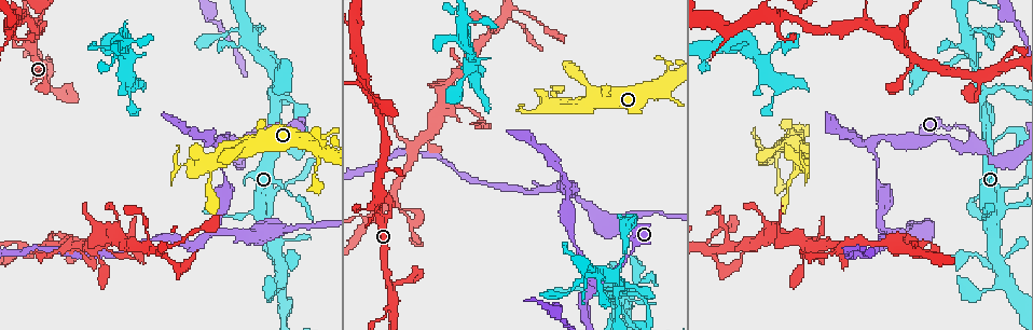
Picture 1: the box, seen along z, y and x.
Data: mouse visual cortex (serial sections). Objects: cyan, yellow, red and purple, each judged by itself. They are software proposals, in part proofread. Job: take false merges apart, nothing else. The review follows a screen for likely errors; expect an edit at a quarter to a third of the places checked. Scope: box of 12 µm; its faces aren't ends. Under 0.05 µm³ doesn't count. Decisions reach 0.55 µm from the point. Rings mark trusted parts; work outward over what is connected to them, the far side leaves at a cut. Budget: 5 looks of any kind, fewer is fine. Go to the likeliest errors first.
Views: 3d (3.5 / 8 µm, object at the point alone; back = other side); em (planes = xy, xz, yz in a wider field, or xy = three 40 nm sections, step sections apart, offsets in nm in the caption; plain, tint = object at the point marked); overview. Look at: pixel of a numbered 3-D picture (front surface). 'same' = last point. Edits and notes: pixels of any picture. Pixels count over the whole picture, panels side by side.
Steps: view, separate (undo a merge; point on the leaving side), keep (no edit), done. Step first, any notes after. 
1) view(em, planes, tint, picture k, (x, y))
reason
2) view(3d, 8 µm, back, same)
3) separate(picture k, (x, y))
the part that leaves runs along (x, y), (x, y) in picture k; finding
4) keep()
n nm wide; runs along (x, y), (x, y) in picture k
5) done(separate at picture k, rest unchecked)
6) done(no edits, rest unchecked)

view(3d, 8 µm, picture 1, (625, 287))
four or more arms meet

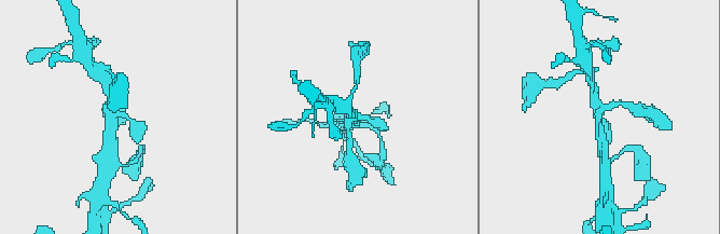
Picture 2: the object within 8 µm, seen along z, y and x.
view(3d, 3.5 µm, picture 2, (598, 119))
closer look

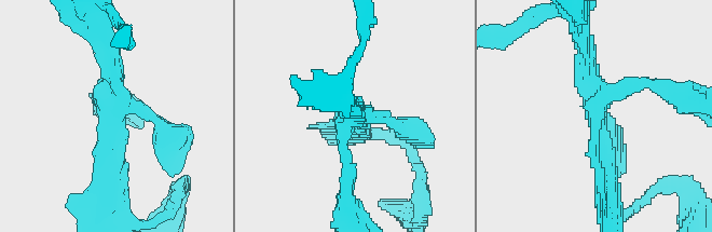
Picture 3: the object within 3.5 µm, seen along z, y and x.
view(em, planes, tint, picture 3, (594, 117))
4 arms; arms of 200, 250, 250, 300 nm

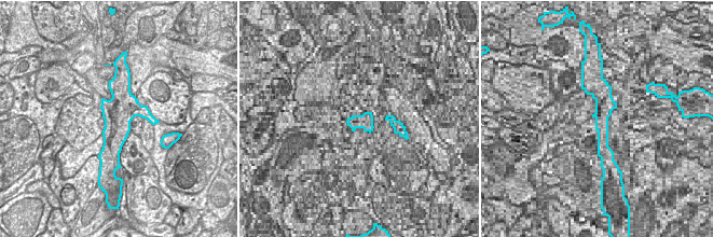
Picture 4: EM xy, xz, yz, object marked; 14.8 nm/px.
keep()
runs along (606, 185), (584, 45) in picture 3; continuous, no second cell

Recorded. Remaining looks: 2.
view(3d, 3.5 µm, picture 1, (907, 48))

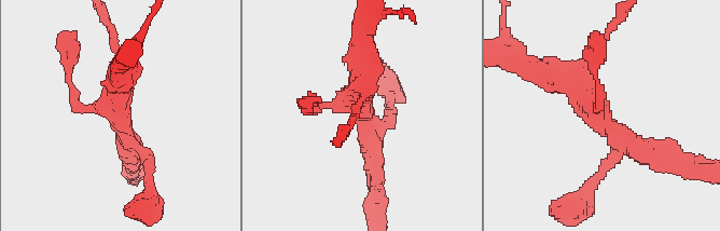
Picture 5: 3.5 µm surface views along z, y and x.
view(em, planes, tint, picture 5, (592, 111))
need the tissue

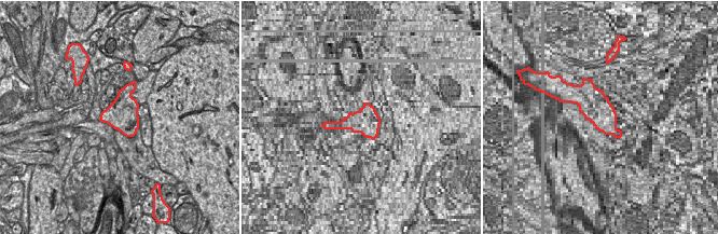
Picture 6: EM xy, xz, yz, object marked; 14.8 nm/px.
keep()
runs along (644, 152), (539, 66) in picture 5; one cell here

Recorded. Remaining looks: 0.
done(no edits, rest unchecked)

